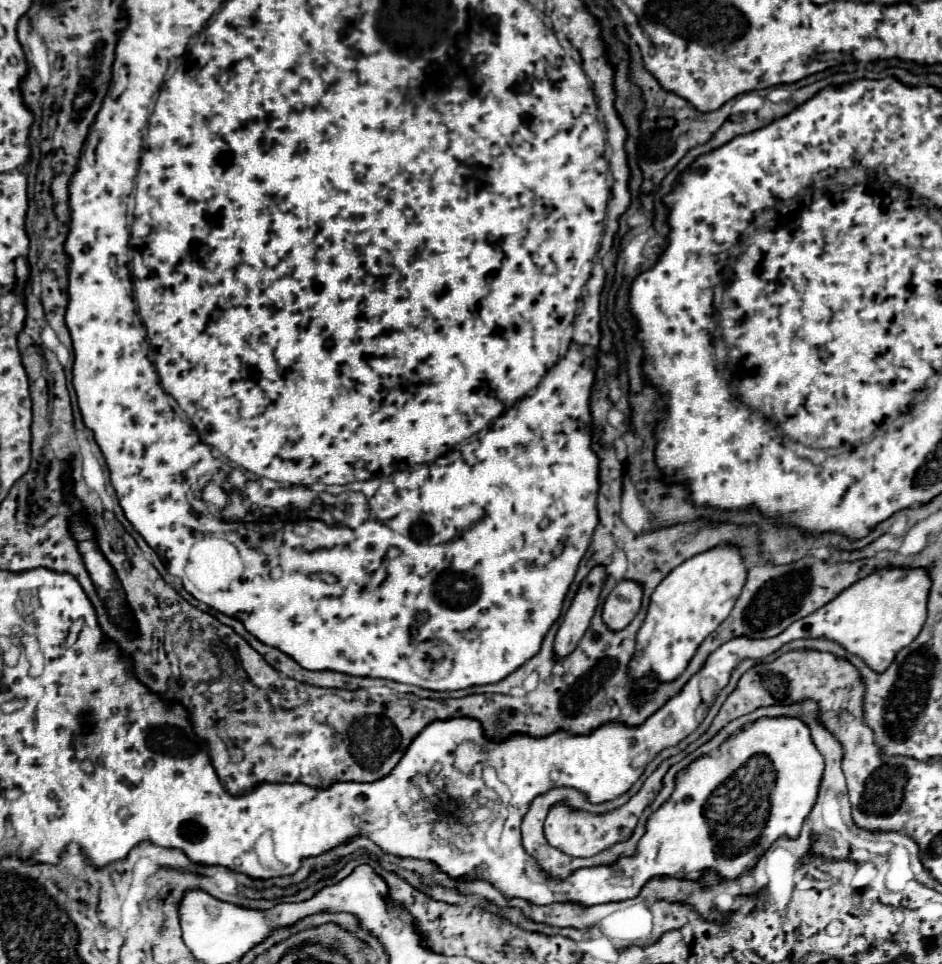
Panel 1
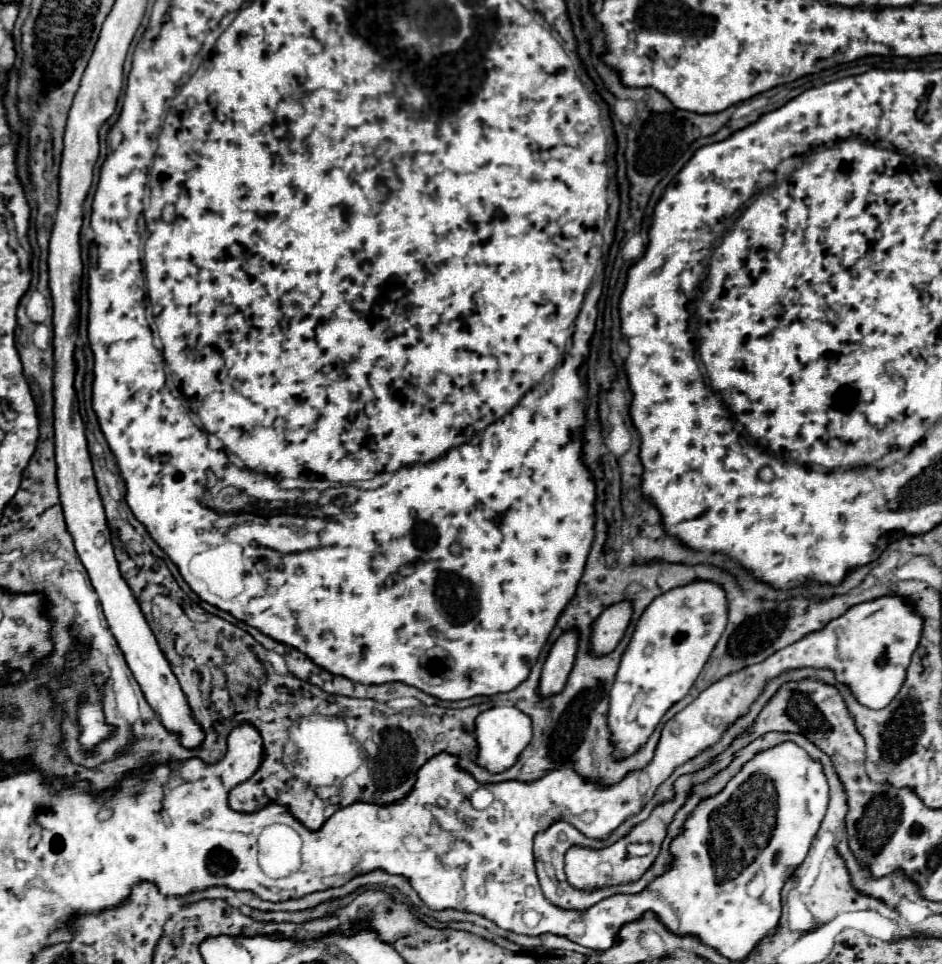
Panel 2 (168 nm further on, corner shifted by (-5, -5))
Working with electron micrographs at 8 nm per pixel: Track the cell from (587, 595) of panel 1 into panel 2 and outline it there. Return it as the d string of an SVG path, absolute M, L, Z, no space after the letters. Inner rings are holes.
M567 631L555 641L553 649L549 651L549 657L541 671L539 695L557 695L557 691L563 691L565 679L569 677L569 671L575 661L575 653L577 653L577 633Z

